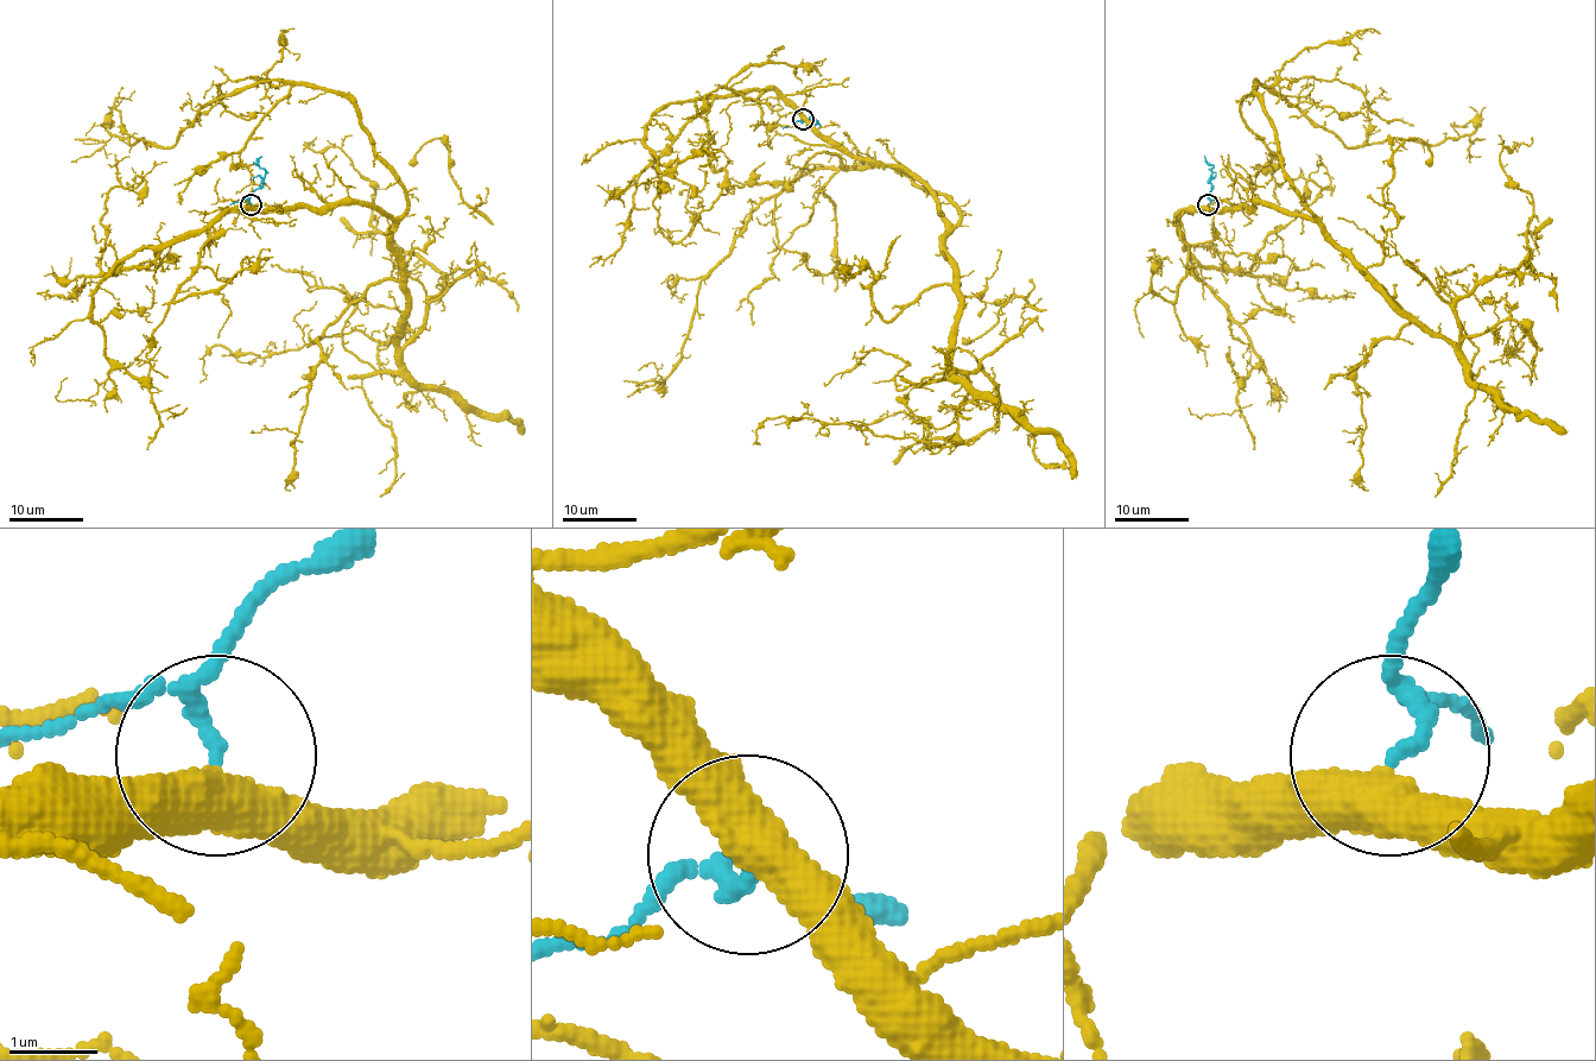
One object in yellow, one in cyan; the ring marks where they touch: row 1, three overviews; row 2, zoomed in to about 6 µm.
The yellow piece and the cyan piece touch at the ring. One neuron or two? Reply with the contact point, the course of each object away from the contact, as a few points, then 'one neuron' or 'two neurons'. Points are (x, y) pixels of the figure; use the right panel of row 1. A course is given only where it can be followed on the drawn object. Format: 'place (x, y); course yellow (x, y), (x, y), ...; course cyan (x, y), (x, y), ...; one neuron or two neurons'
place (1208, 204); course yellow (1207, 204), (1312, 218), (1256, 81), (1347, 147), (1437, 145), (1474, 125), (1452, 124), (1457, 137); course cyan (1207, 204), (1210, 175), (1203, 157); one neuron

